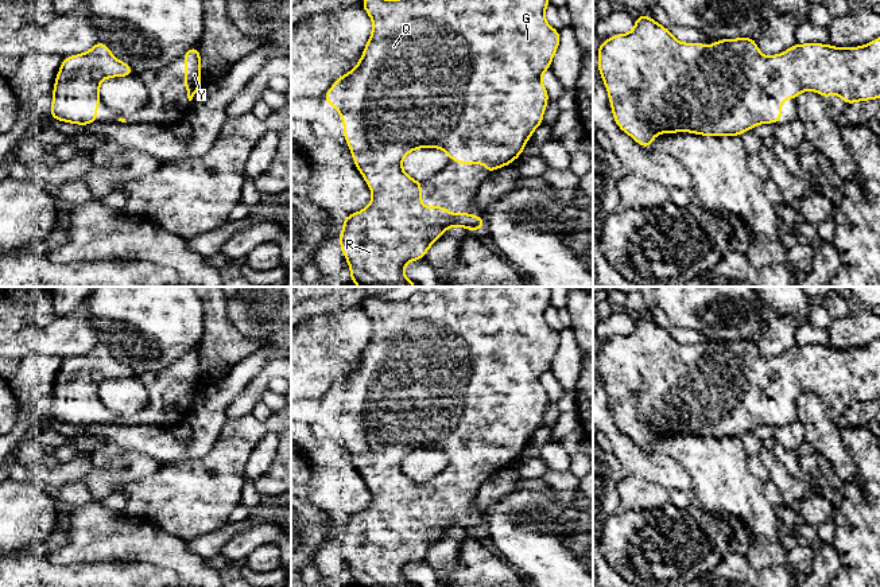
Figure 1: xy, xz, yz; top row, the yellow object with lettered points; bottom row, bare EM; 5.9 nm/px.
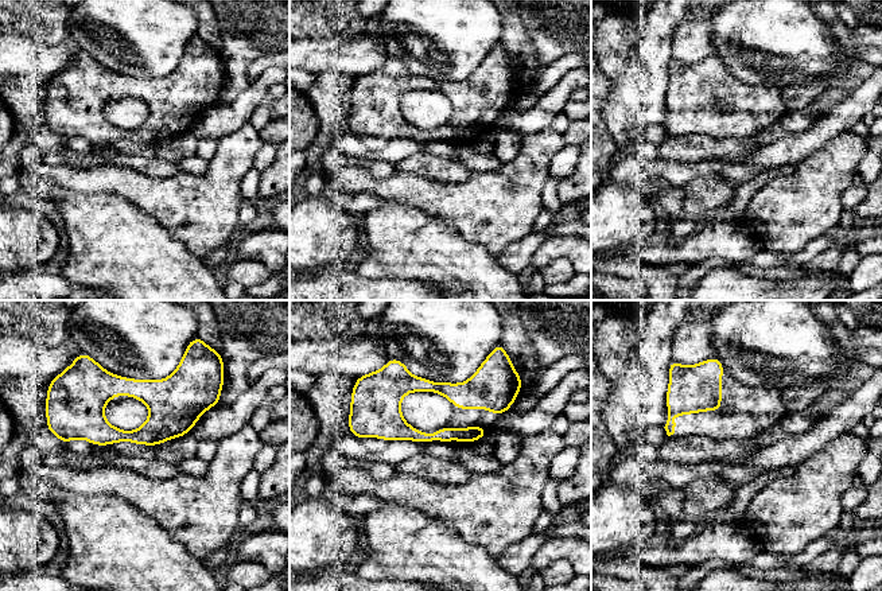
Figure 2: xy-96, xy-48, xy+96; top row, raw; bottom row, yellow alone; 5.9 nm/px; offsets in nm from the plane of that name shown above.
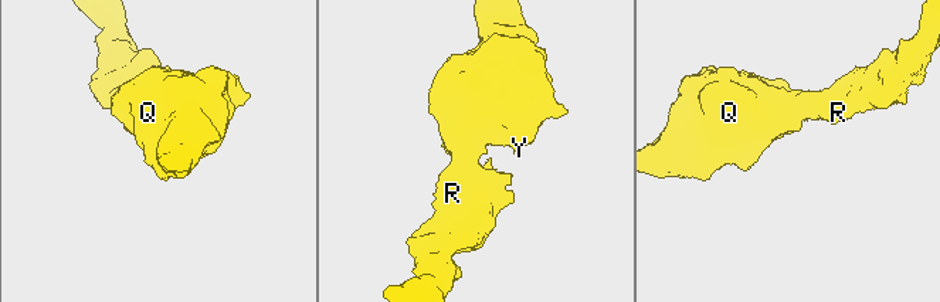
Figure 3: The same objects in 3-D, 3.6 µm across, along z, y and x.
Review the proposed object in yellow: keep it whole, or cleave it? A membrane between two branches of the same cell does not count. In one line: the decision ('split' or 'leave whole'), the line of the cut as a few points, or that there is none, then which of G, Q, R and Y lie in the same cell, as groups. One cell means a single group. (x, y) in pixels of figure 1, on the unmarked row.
leave whole | no cut | G Q R Y

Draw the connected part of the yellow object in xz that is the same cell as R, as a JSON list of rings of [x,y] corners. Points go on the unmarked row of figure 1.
[[[418,287],[403,300],[384,300],[365,298],[361,303],[365,314],[372,319],[372,337],[356,369],[341,377],[325,394],[325,404],[341,416],[344,438],[353,456],[353,464],[364,478],[372,493],[368,509],[342,520],[344,532],[340,539],[341,553],[350,569],[350,583],[357,587],[418,587],[404,578],[407,564],[426,560],[427,551],[451,528],[462,528],[466,532],[482,532],[485,520],[469,514],[447,514],[446,508],[422,508],[422,483],[410,479],[402,470],[403,460],[414,451],[433,448],[445,452],[450,462],[473,467],[484,464],[486,475],[496,470],[509,467],[523,455],[523,450],[532,434],[543,424],[543,413],[548,404],[548,394],[542,385],[542,376],[550,370],[553,358],[561,345],[559,333],[547,326],[546,310],[550,304],[550,287]]]

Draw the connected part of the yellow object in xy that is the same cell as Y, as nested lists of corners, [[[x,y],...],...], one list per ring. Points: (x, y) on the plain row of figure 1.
[[[195,347],[183,354],[185,359],[185,390],[187,393],[189,403],[193,401],[194,396],[203,388],[201,384],[201,358],[199,347]]]

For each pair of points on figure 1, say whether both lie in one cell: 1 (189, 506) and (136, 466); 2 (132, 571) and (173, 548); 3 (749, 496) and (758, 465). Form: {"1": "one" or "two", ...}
{"1": "two", "2": "two", "3": "two"}

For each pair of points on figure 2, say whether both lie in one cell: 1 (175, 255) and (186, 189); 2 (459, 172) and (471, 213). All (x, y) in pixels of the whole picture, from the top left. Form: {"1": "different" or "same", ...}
{"1": "different", "2": "different"}

